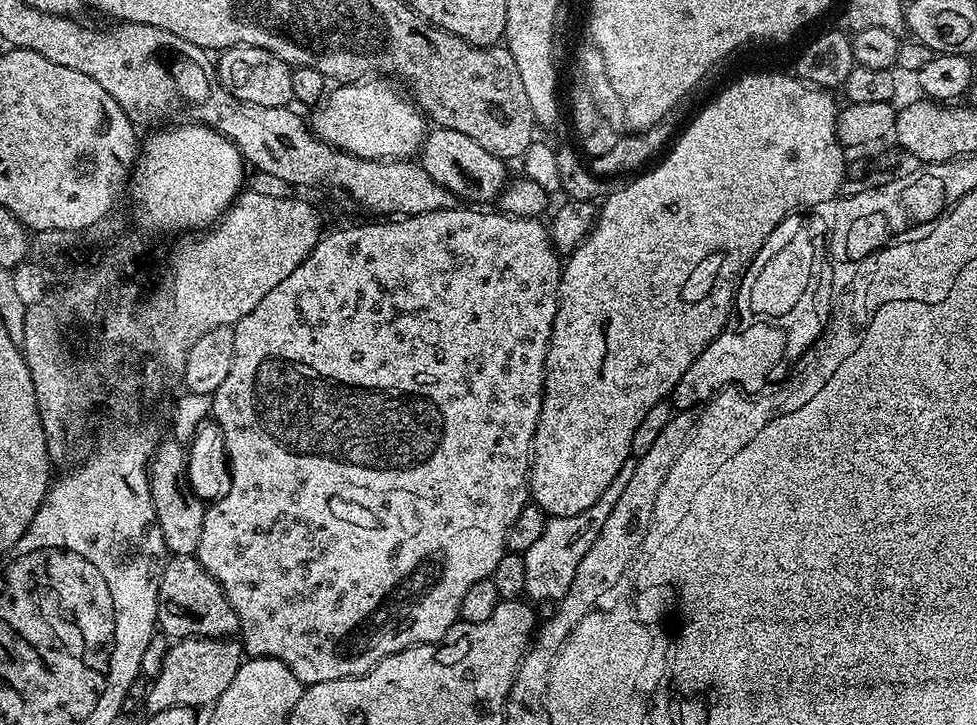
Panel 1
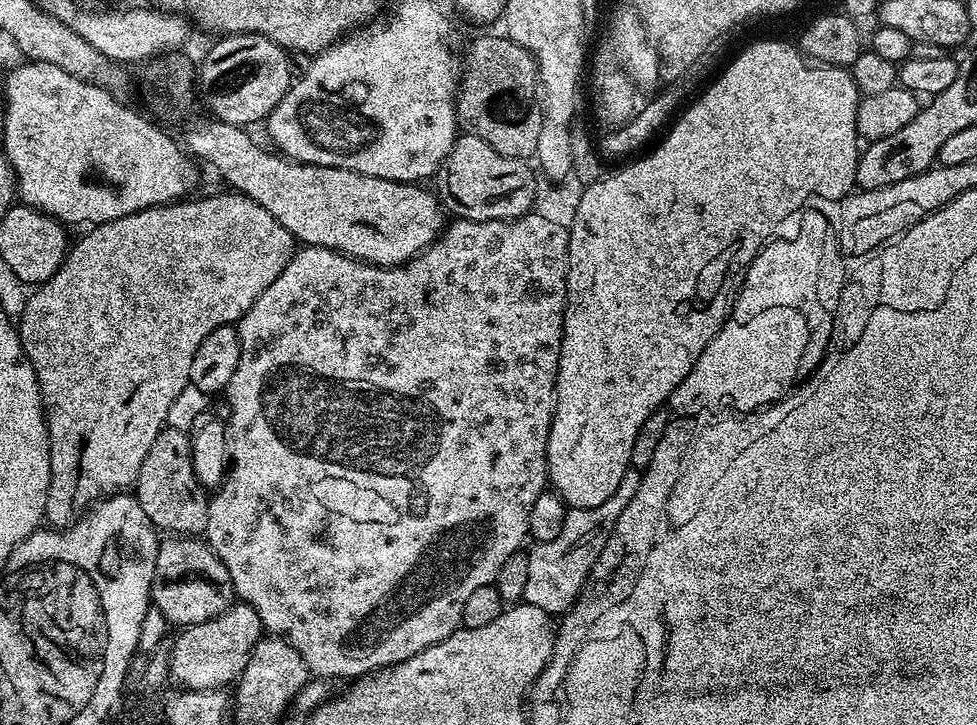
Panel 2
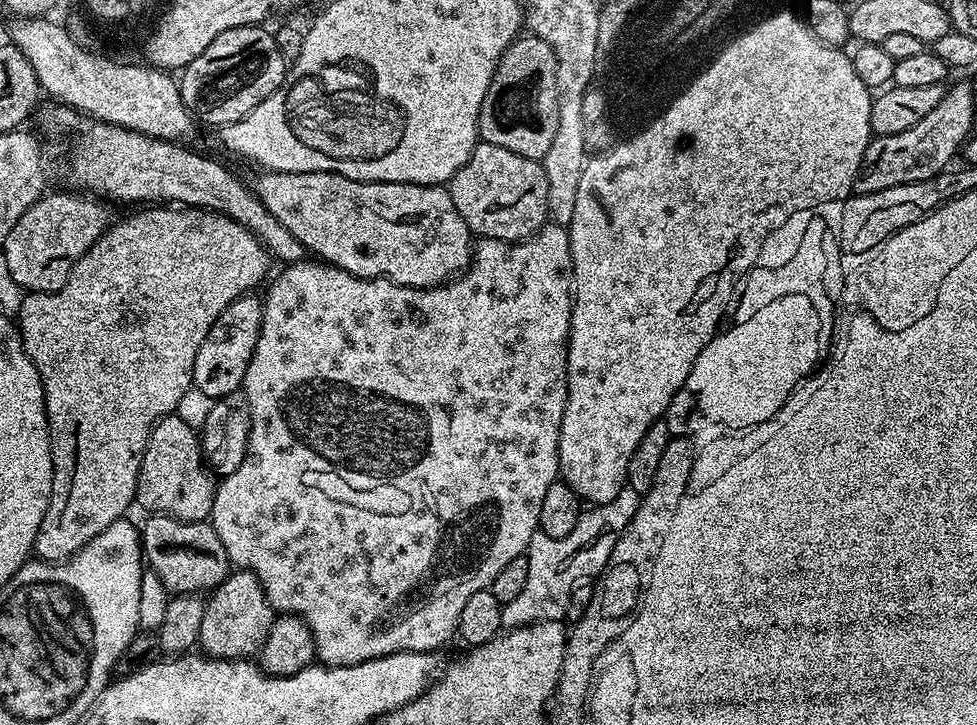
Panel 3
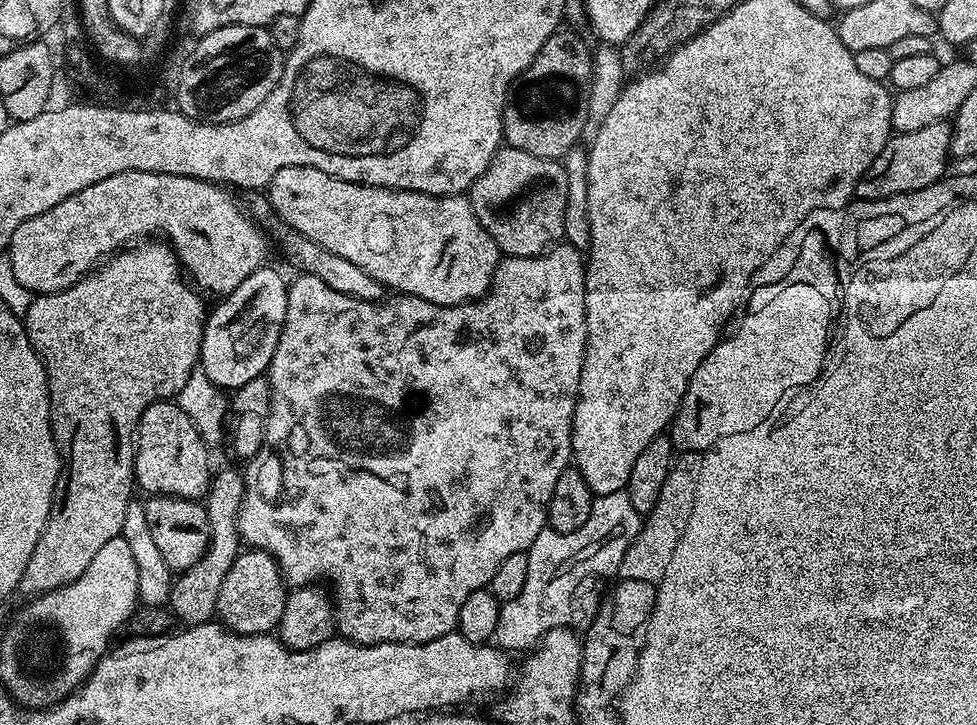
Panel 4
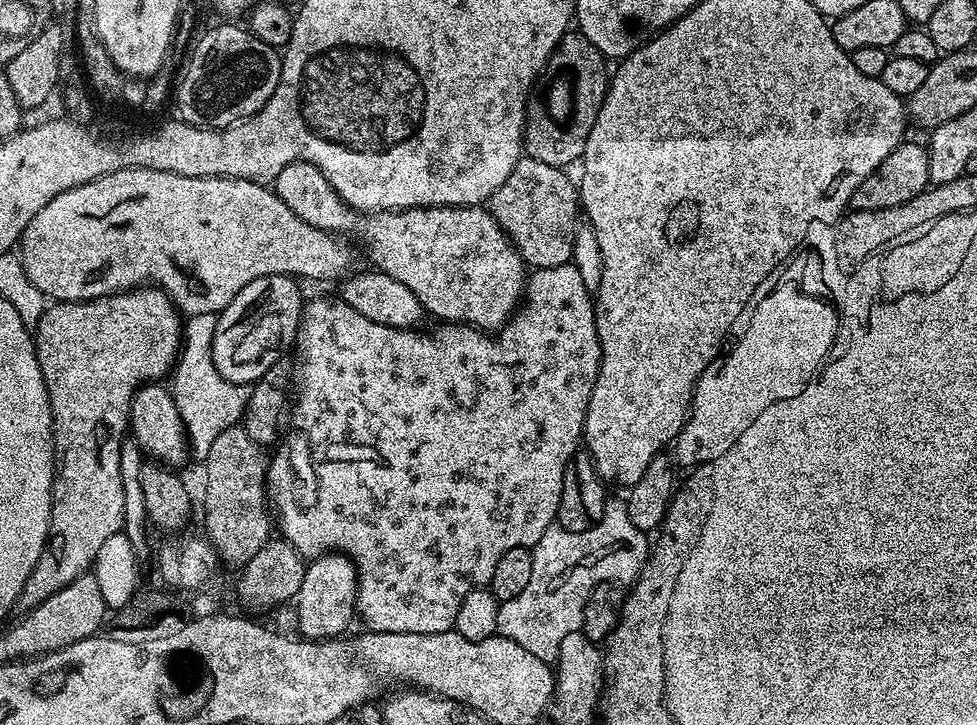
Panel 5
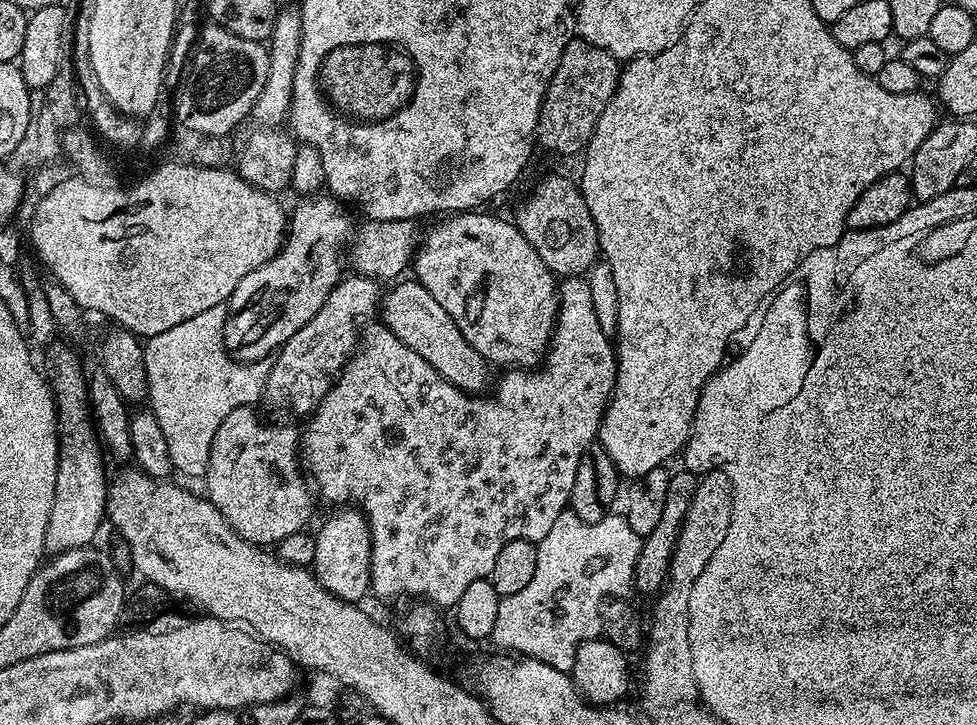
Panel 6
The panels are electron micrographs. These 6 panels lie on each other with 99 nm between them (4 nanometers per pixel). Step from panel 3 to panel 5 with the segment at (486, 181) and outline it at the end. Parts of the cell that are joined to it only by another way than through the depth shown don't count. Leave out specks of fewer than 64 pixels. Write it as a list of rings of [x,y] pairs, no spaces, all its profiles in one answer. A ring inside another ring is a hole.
[[[525,155],[487,201],[486,207],[529,269],[569,263],[578,223],[578,188],[564,168],[555,168]]]

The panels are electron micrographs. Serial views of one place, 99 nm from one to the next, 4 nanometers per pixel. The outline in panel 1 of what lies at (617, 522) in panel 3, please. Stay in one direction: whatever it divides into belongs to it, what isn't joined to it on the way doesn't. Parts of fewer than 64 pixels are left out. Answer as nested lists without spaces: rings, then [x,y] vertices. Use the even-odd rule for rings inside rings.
[[[628,459],[622,466],[622,470],[618,470],[614,482],[606,486],[602,498],[598,498],[598,502],[594,502],[590,510],[582,510],[582,514],[573,516],[551,517],[546,530],[542,530],[542,535],[535,540],[534,546],[530,546],[530,550],[522,553],[526,562],[524,591],[533,601],[559,602],[568,593],[570,582],[574,582],[574,574],[578,574],[578,562],[582,562],[584,555],[590,551],[593,542],[600,536],[600,530],[606,518],[610,518],[610,510],[614,510],[618,498],[622,498],[622,490],[626,490],[626,485],[630,482],[635,469],[636,460]]]

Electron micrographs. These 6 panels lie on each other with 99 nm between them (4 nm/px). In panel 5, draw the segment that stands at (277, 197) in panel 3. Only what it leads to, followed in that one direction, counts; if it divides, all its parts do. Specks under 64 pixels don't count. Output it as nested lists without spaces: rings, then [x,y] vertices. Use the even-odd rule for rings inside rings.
[[[299,160],[298,162],[294,162],[290,166],[286,166],[282,171],[276,176],[274,181],[274,191],[278,198],[282,198],[282,202],[286,202],[286,206],[290,206],[290,210],[294,210],[294,214],[298,214],[298,218],[302,218],[302,222],[306,222],[310,226],[314,226],[318,230],[322,230],[323,232],[331,232],[340,238],[353,238],[352,236],[357,236],[358,239],[364,243],[364,248],[368,251],[368,256],[373,260],[375,267],[379,269],[381,272],[385,272],[386,274],[390,274],[390,278],[395,278],[398,282],[402,282],[402,286],[406,286],[414,293],[414,298],[418,298],[418,302],[422,302],[422,306],[424,307],[425,313],[429,317],[437,316],[437,321],[447,322],[449,324],[470,324],[474,328],[479,328],[489,334],[495,333],[497,330],[504,327],[505,324],[508,323],[512,318],[512,313],[516,311],[518,305],[521,303],[522,297],[524,295],[524,290],[526,287],[526,265],[524,260],[520,257],[520,252],[515,248],[513,244],[508,240],[508,235],[503,232],[498,226],[498,222],[493,218],[491,212],[488,211],[487,207],[484,206],[453,206],[451,208],[408,208],[404,212],[369,212],[367,214],[356,211],[355,208],[351,208],[348,203],[344,201],[344,199],[337,194],[334,190],[334,186],[330,186],[330,182],[325,178],[322,174],[322,170],[318,170],[315,168],[310,162],[306,162],[305,160]]]

